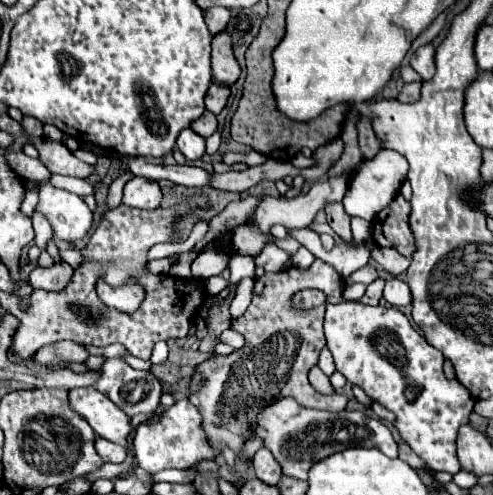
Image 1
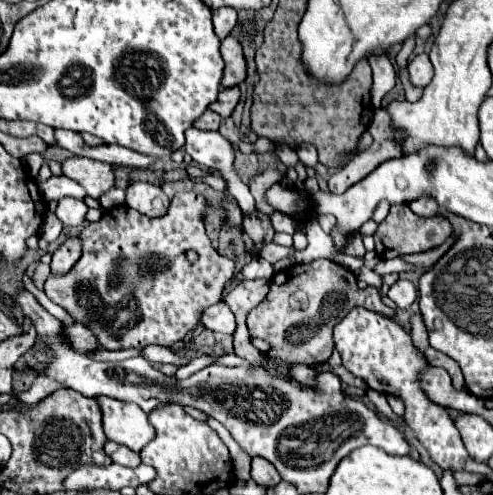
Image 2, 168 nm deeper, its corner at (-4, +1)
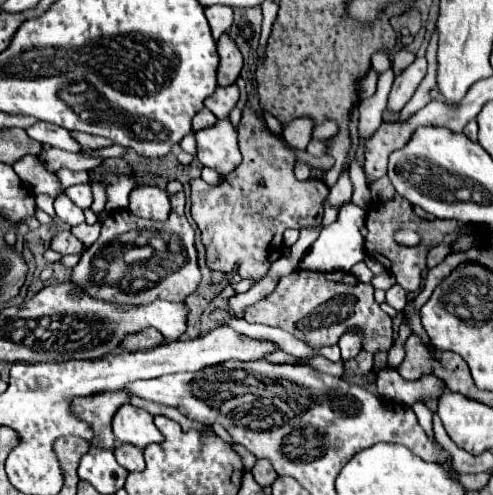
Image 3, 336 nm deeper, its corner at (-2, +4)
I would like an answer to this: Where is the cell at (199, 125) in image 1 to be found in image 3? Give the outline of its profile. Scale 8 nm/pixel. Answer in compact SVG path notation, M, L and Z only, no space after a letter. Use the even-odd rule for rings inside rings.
M203 108L203 110L201 110L201 112L197 112L197 114L195 114L195 118L193 118L193 130L209 128L209 126L213 126L215 122L217 122L215 114L211 114L207 108Z

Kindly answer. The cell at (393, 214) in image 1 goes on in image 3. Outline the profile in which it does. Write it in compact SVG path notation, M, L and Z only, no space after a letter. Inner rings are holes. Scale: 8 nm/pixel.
M397 196L395 200L391 200L391 202L383 204L383 206L371 206L369 208L369 212L367 212L367 230L369 230L369 234L365 238L365 250L367 250L367 254L369 256L381 256L377 260L383 262L383 266L395 276L397 284L401 284L407 292L411 292L411 290L417 290L421 286L421 272L425 270L427 252L435 244L443 242L443 238L447 234L451 234L453 230L457 230L457 220L439 220L439 218L433 220L433 222L423 220L417 214L413 214L413 208L411 208L409 202L405 202L403 198ZM403 228L405 230L413 230L413 232L419 234L421 244L417 248L415 246L413 248L399 246L395 242L395 234L399 230L403 230Z

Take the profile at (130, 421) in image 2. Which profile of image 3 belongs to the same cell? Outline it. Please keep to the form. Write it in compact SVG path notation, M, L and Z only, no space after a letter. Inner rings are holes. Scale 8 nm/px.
M123 404L113 416L113 434L119 442L129 442L137 448L163 440L161 432L153 424L153 416L147 410L131 404Z

